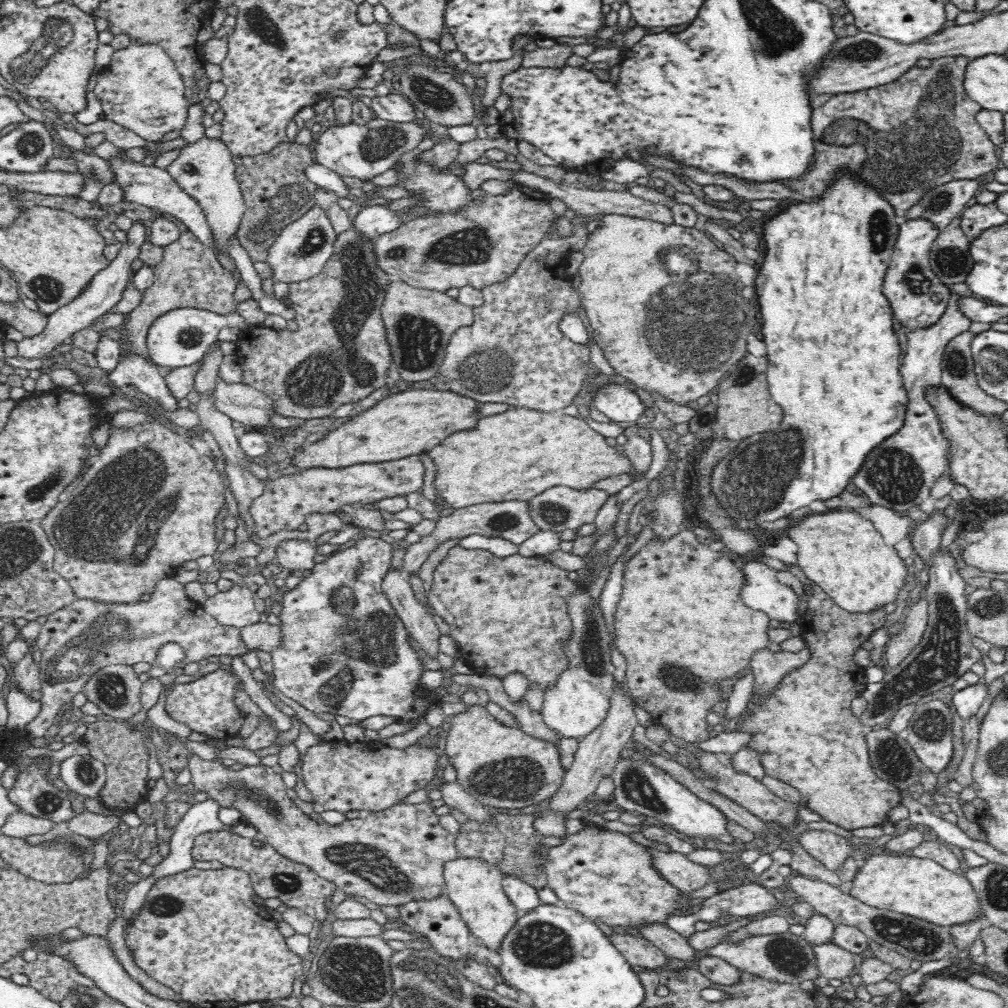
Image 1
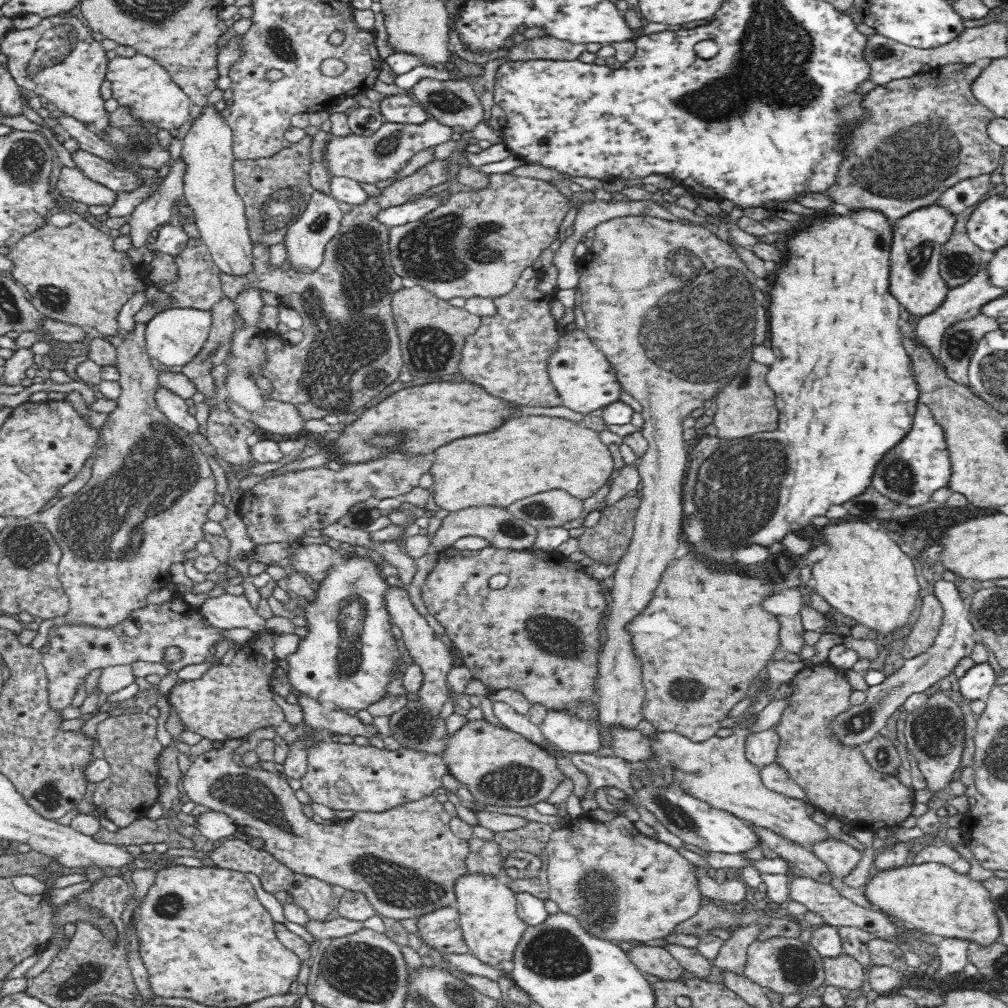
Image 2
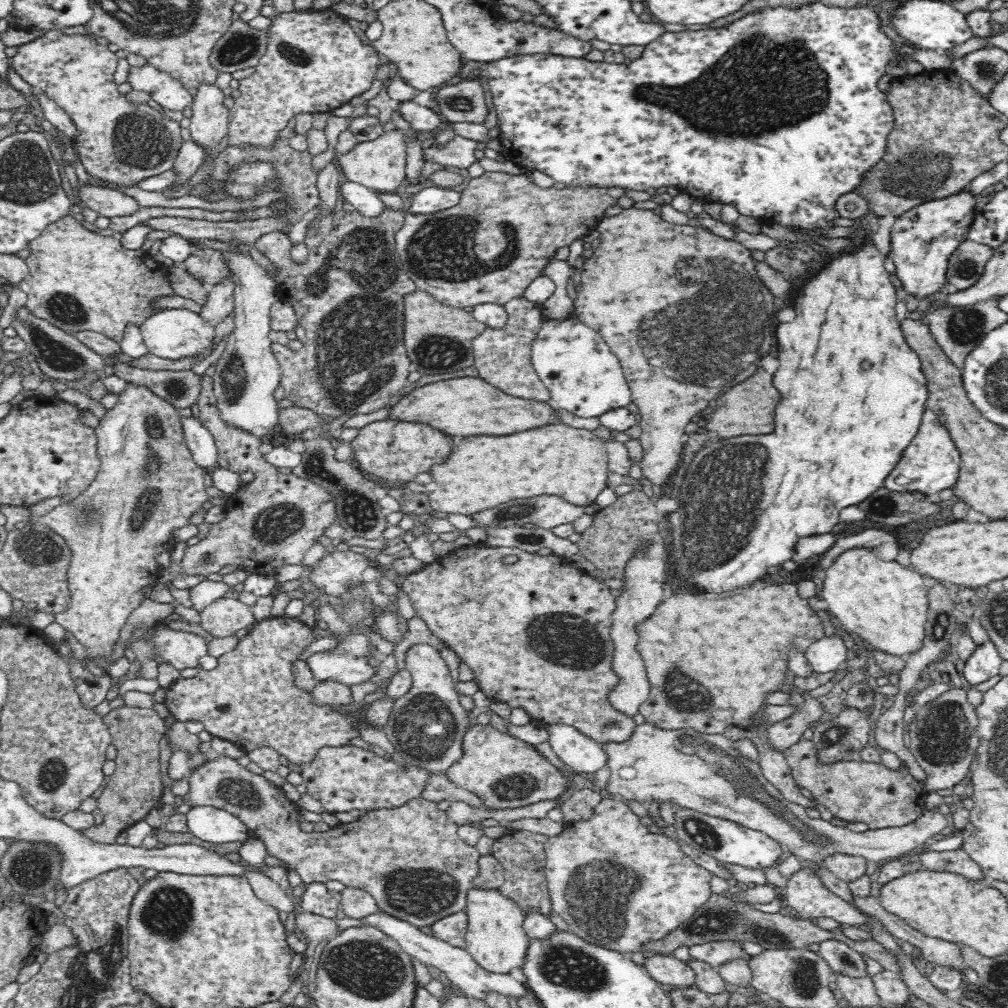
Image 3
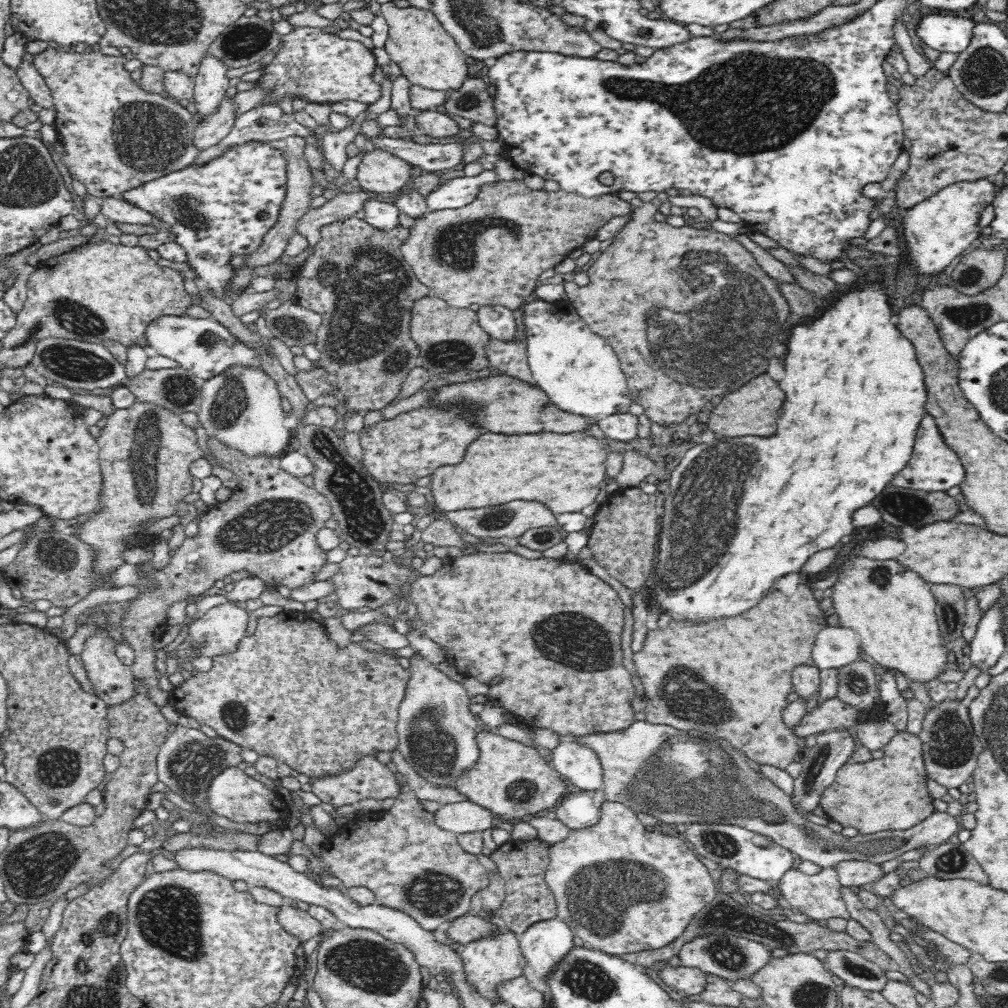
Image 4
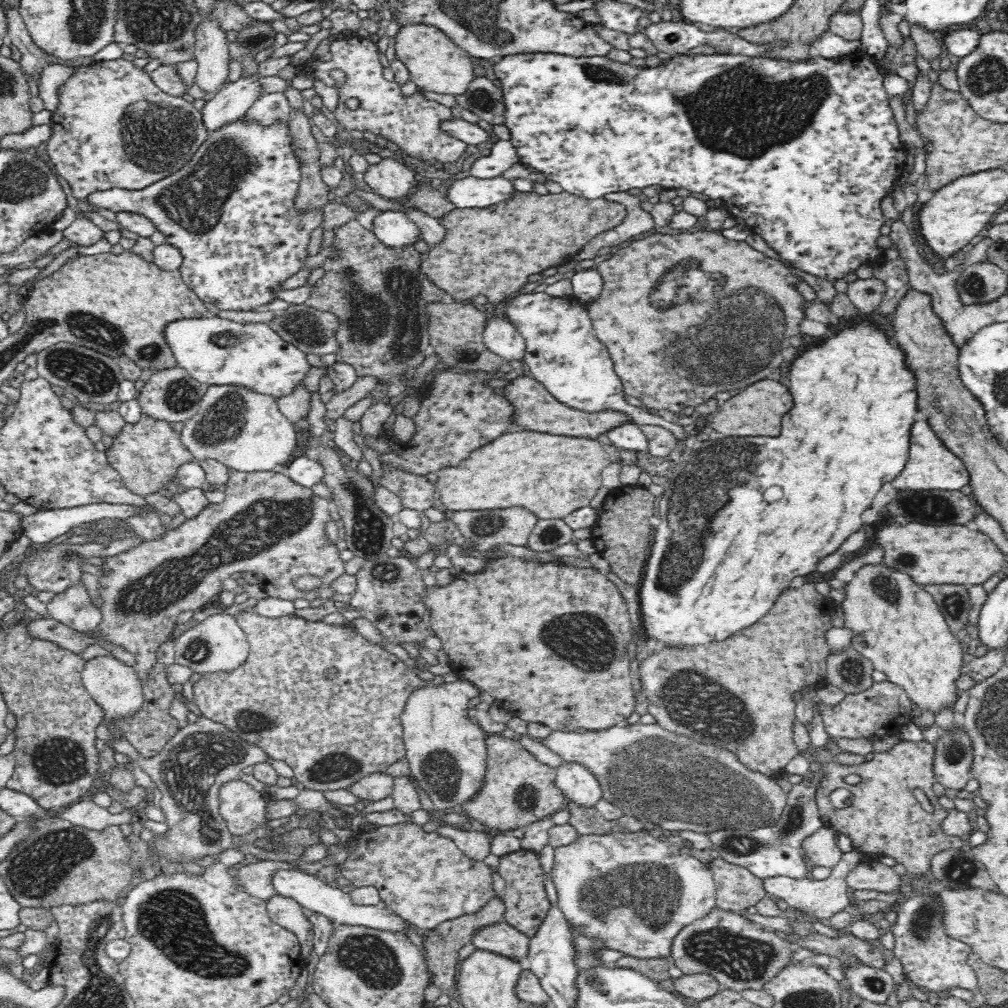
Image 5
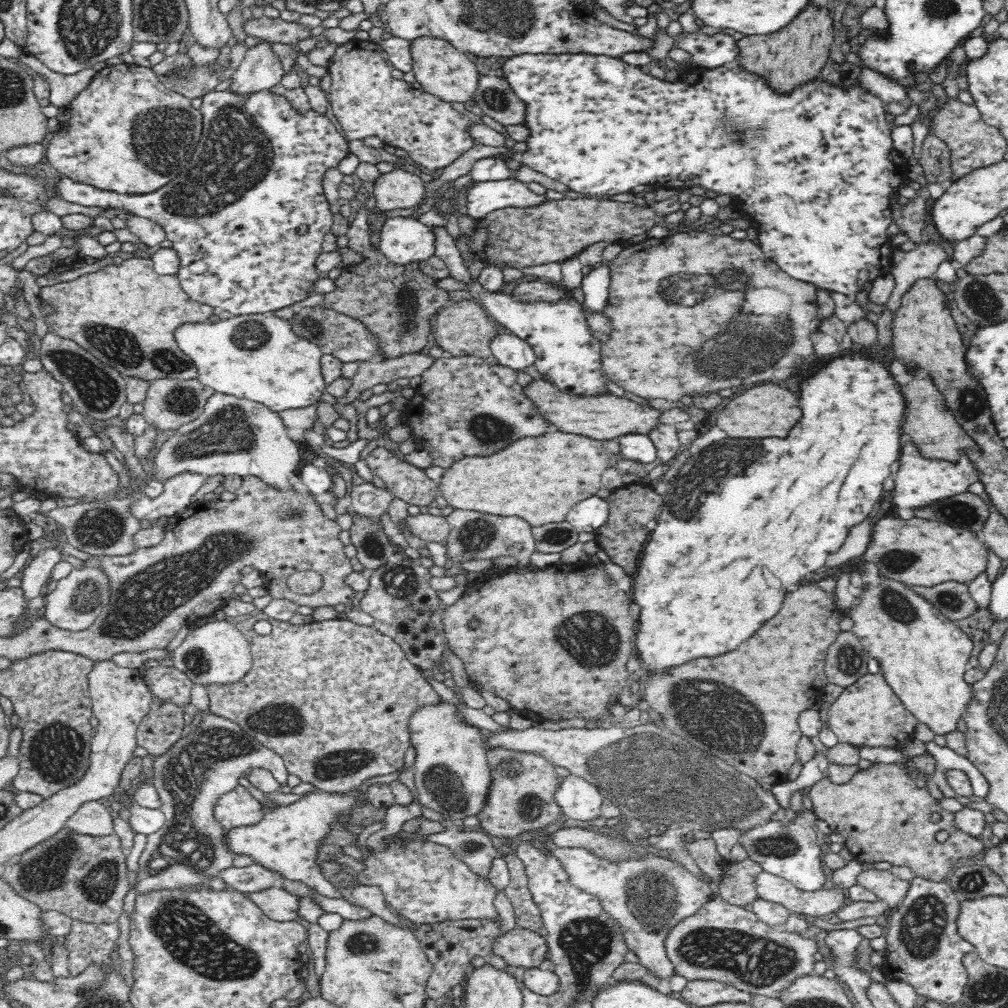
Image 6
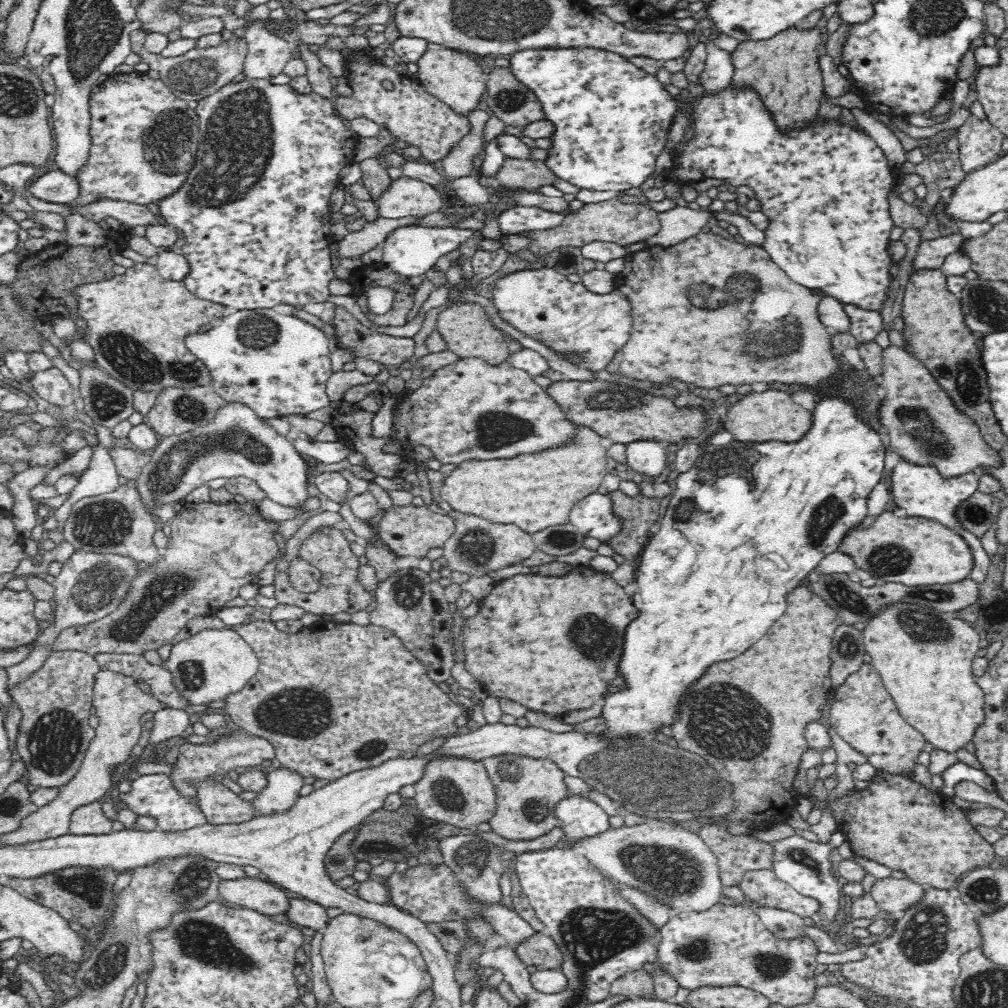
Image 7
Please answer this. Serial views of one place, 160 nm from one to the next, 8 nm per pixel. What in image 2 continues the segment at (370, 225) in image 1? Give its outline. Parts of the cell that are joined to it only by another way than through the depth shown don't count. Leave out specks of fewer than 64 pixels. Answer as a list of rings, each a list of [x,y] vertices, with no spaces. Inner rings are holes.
[[[417,197],[413,203],[406,203],[400,206],[392,206],[392,208],[384,208],[380,210],[376,216],[378,222],[386,225],[388,228],[393,226],[403,225],[412,221],[416,221],[426,213],[434,210],[440,202],[429,197]]]

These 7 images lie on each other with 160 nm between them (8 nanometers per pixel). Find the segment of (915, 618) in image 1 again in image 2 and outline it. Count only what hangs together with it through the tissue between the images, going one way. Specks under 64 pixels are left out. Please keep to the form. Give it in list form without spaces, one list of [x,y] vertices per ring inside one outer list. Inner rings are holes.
[[[929,591],[922,594],[921,600],[918,618],[912,624],[910,634],[896,644],[901,647],[898,655],[902,656],[904,660],[922,654],[932,643],[934,636],[938,634],[938,628],[942,622],[940,601],[934,598],[934,595]]]

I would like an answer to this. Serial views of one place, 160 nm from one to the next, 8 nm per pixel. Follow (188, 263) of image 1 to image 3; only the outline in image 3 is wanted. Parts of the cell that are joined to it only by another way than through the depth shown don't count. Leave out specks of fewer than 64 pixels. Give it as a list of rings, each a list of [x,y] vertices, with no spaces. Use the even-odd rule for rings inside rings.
[[[127,382],[124,390],[118,394],[118,402],[110,410],[106,411],[106,414],[100,419],[99,426],[95,428],[99,460],[96,478],[76,498],[72,498],[72,500],[66,499],[62,504],[55,506],[52,510],[48,510],[46,514],[42,514],[42,516],[36,518],[50,528],[50,530],[60,535],[66,541],[68,547],[70,547],[70,562],[68,562],[68,570],[66,571],[71,603],[68,610],[54,615],[54,622],[58,622],[62,628],[70,632],[72,636],[75,636],[78,642],[86,649],[89,658],[102,658],[106,654],[112,654],[114,644],[120,638],[120,630],[124,628],[128,616],[140,606],[146,596],[149,596],[148,591],[145,590],[147,588],[150,590],[153,587],[153,583],[157,583],[159,580],[158,575],[161,573],[162,568],[160,563],[158,563],[158,555],[170,554],[170,551],[174,550],[176,543],[174,530],[182,530],[182,527],[191,524],[190,518],[198,510],[202,510],[209,505],[209,496],[206,494],[208,486],[204,483],[204,480],[206,480],[206,470],[194,460],[193,454],[188,449],[180,420],[181,417],[178,416],[176,408],[167,400],[156,396],[147,386]]]

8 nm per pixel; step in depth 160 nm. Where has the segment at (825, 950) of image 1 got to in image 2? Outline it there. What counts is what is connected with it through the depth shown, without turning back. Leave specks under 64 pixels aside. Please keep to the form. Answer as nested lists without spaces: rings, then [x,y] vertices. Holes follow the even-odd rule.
[[[840,954],[840,956],[824,956],[822,958],[825,972],[825,984],[838,986],[838,988],[848,988],[849,990],[858,990],[864,982],[864,966],[849,954]]]

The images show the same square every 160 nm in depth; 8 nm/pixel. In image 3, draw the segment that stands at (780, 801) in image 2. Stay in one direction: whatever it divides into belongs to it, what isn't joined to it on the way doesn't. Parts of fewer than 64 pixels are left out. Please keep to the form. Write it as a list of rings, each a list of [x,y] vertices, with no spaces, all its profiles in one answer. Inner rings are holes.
[[[644,723],[642,725],[638,725],[635,728],[635,733],[632,737],[630,737],[626,742],[621,743],[606,743],[603,745],[604,750],[607,754],[607,764],[610,768],[609,774],[610,779],[607,783],[607,790],[610,794],[620,794],[622,798],[626,800],[635,800],[642,805],[644,803],[649,804],[653,800],[661,800],[662,803],[665,801],[670,801],[674,806],[678,807],[687,807],[691,810],[697,811],[698,813],[703,813],[712,817],[729,819],[730,821],[736,822],[748,829],[759,830],[763,834],[766,834],[768,837],[772,838],[776,843],[784,844],[790,849],[792,855],[795,855],[799,860],[803,863],[820,863],[823,861],[823,858],[826,856],[831,856],[835,853],[845,853],[848,855],[857,855],[862,856],[866,861],[876,862],[878,865],[882,862],[892,861],[893,859],[897,859],[901,854],[905,852],[916,850],[917,848],[923,846],[926,843],[929,843],[931,836],[934,834],[941,833],[944,828],[948,826],[948,820],[940,813],[940,812],[932,812],[930,810],[925,810],[925,812],[920,816],[915,822],[911,824],[900,826],[900,827],[879,827],[877,830],[866,830],[865,832],[860,832],[860,834],[856,834],[856,832],[852,832],[851,829],[844,826],[834,826],[832,822],[826,822],[826,820],[810,818],[808,814],[806,814],[806,810],[804,807],[798,804],[794,804],[794,802],[789,802],[782,796],[780,793],[768,780],[766,780],[765,776],[761,772],[761,766],[759,762],[752,761],[746,758],[742,753],[738,751],[738,749],[730,746],[730,742],[726,742],[726,738],[708,738],[708,733],[706,733],[706,738],[697,738],[694,737],[694,734],[686,734],[686,729],[680,730],[664,730],[660,729],[657,726],[650,725],[650,723]]]

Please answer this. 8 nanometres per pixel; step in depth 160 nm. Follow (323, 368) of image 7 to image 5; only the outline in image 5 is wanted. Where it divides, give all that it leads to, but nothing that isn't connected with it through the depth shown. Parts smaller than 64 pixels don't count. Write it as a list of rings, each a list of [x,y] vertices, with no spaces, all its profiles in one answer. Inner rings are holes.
[[[215,316],[203,318],[184,318],[174,320],[165,327],[164,337],[167,346],[172,350],[177,367],[188,372],[192,378],[207,385],[238,384],[251,388],[274,398],[292,394],[296,383],[306,376],[311,365],[306,359],[306,353],[294,347],[278,334],[275,334],[269,324],[238,324]]]

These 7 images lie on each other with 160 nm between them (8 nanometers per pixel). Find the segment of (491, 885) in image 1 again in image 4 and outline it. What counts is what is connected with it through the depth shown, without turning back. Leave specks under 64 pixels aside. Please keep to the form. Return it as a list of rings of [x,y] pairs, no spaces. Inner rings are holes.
[[[487,911],[487,914],[482,917],[487,922],[497,925],[496,932],[492,930],[492,934],[486,934],[478,940],[461,945],[459,953],[464,961],[468,982],[471,982],[493,1004],[501,1001],[500,997],[496,997],[496,989],[494,989],[496,985],[522,975],[522,968],[527,960],[519,945],[518,935],[502,926],[499,911]]]

